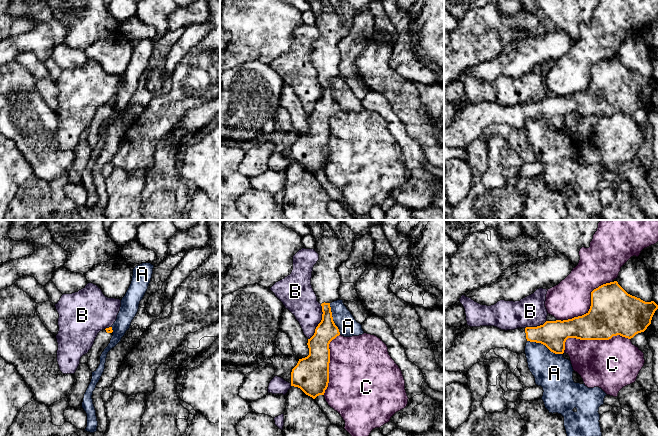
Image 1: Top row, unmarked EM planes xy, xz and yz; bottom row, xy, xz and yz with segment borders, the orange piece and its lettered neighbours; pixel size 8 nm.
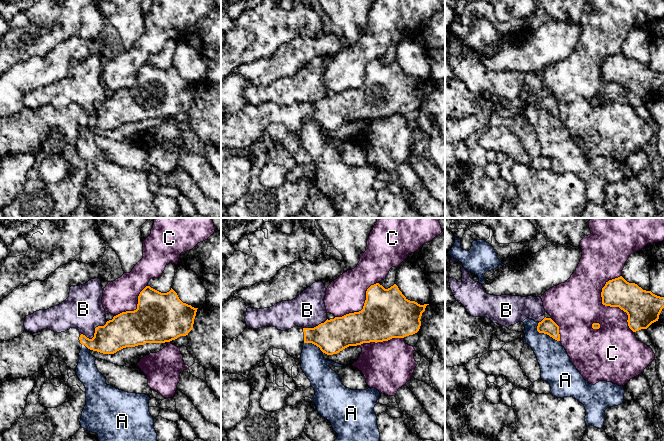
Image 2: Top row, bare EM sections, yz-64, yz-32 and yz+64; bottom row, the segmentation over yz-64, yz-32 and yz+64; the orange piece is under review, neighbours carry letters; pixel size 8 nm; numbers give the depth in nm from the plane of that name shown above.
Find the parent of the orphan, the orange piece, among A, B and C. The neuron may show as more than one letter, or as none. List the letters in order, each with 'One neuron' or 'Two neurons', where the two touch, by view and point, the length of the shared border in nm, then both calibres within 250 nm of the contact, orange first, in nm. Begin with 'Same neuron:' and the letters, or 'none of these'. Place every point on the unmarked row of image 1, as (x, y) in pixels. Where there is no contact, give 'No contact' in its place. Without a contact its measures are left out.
Same neuron: none of these
A: Two neurons. Touches orange at yz (545, 121). Shared border 300 nm. Thickness 220 nm (orange) against 300 nm
B: Two neurons. Touches orange at xz (320, 98). Shared border 300 nm. Thickness 180 nm (orange) against 260 nm
C: Two neurons. Touches orange at yz (592, 115). Shared border 550 nm. Thickness 340 nm (orange) against 400 nm

